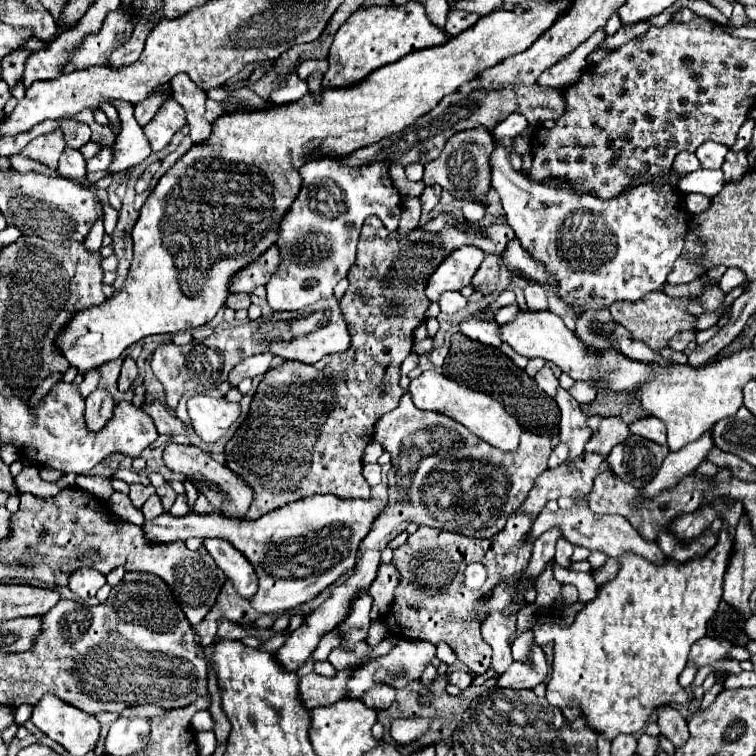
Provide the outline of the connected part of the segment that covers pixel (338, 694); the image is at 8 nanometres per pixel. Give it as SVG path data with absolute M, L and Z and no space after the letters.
M344 669L336 673L332 679L320 677L316 673L310 673L300 679L300 697L304 703L308 703L308 709L320 707L320 705L332 705L340 699L344 699L346 683L350 679L352 669Z

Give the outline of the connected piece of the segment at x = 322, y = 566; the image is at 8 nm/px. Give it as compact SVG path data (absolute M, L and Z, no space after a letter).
M314 495L296 503L288 503L256 521L224 519L216 513L186 513L174 517L164 513L142 525L148 543L174 543L188 537L220 537L230 541L254 567L258 591L250 605L258 613L282 615L298 605L314 599L322 589L332 585L342 573L354 567L356 549L368 535L378 509L378 499L338 499L334 495Z

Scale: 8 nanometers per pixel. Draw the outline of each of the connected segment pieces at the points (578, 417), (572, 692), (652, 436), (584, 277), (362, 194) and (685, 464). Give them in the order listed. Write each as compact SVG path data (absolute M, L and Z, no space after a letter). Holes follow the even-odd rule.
M558 389L556 403L560 407L560 441L568 443L570 459L574 459L584 453L592 429L588 427L588 417L582 413L578 401L566 389Z
M716 499L712 505L702 507L694 513L680 515L672 521L672 529L682 541L692 541L700 533L704 533L714 519L722 519L724 525L720 529L716 545L704 555L694 557L688 563L676 563L666 559L666 565L654 565L646 559L640 559L634 553L626 553L620 557L620 573L616 579L608 581L600 587L598 597L584 605L584 609L576 615L576 621L568 627L560 627L553 622L544 622L533 627L534 640L538 644L554 643L554 673L548 683L546 699L552 707L558 707L568 723L576 717L584 717L592 731L604 735L604 739L612 741L622 733L638 733L644 729L652 713L670 703L686 703L688 693L678 683L678 675L682 673L690 647L706 635L706 623L716 613L718 603L722 599L722 583L724 571L728 567L728 559L734 547L734 529L738 519L744 515L742 503L726 505ZM682 587L686 589L686 603L682 605Z
M646 417L646 419L640 419L636 423L630 425L630 431L634 435L640 435L648 441L654 441L658 445L664 445L666 443L666 431L664 431L664 425L656 425L656 419L654 417Z
M504 147L494 149L490 165L492 187L502 199L508 225L512 227L520 245L532 255L532 259L540 261L556 279L560 297L570 305L572 313L576 309L582 313L588 309L604 309L622 299L638 301L640 297L662 289L668 273L674 267L674 261L684 249L684 239L688 233L688 211L684 193L678 187L656 187L654 183L646 183L622 193L616 199L602 201L524 179L520 171L512 169L510 151Z
M320 159L304 163L304 167L300 167L300 173L300 195L296 195L292 207L288 207L288 215L284 215L284 219L280 221L280 235L274 243L280 251L280 267L276 269L276 275L272 275L272 279L268 279L266 283L266 299L272 311L296 311L300 307L306 307L322 297L320 291L328 291L328 297L332 297L332 291L338 285L338 281L344 279L348 269L354 265L356 243L364 219L376 215L386 229L396 231L402 213L400 193L392 185L388 165L384 163L366 165L362 167L362 171L342 171L340 163L332 159Z
M708 431L704 437L696 439L694 443L688 443L680 451L670 453L664 459L664 463L662 463L660 471L656 473L656 477L642 489L642 495L644 497L654 497L664 489L674 487L684 475L692 473L706 459L706 455L712 447L714 447L714 443L712 443L712 435Z

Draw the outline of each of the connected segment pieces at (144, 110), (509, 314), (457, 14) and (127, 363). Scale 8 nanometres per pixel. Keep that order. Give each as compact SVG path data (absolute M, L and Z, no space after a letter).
M156 95L156 97L150 97L150 99L146 99L144 103L138 103L136 105L136 109L134 109L134 117L136 117L136 121L138 121L138 125L140 127L144 127L154 115L156 115L156 111L160 109L160 105L166 101L166 97L162 97L162 95Z
M514 301L514 303L502 307L502 309L496 313L496 323L498 323L498 325L508 323L508 321L512 321L512 319L516 317L516 313L518 313L518 303Z
M450 11L448 13L448 31L446 33L456 37L458 33L472 27L478 19L480 19L480 15L472 15L470 11Z
M126 357L124 363L122 363L120 377L118 377L118 389L120 391L128 391L130 383L132 383L132 377L138 377L138 367L136 367L132 357Z

